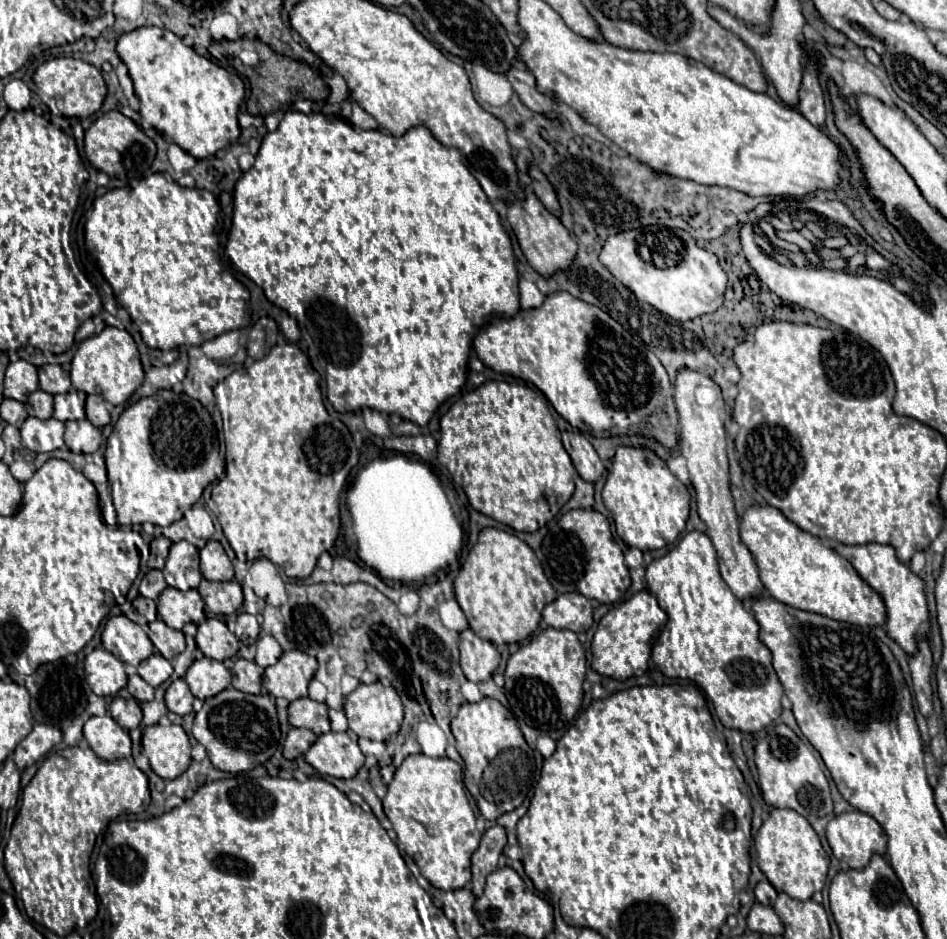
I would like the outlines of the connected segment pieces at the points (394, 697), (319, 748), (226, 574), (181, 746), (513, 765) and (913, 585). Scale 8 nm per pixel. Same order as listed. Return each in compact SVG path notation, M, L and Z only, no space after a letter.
M360 683L348 697L346 697L346 705L344 705L346 717L348 717L348 725L350 729L358 735L358 737L366 737L372 741L388 741L394 733L398 733L402 719L404 719L404 711L402 711L402 701L398 697L398 693L392 687L384 687L382 683L372 683L372 685L364 685Z
M324 733L304 753L304 759L318 771L336 779L352 779L364 765L364 755L348 733Z
M210 539L204 549L200 549L200 571L208 581L232 581L234 567L224 551L224 547Z
M152 725L142 731L142 749L150 761L152 771L162 779L180 777L192 757L190 739L180 725Z
M484 697L478 703L462 703L450 727L456 737L456 749L466 763L464 785L468 787L472 797L478 801L478 807L482 807L482 815L488 821L496 821L500 815L516 809L532 787L530 763L534 759L534 753L526 745L514 715L496 699Z
M866 543L866 545L838 545L834 549L844 559L856 567L858 575L876 591L882 595L886 607L888 607L888 619L886 619L886 633L906 651L916 651L916 639L926 637L930 623L928 623L928 607L926 607L926 595L924 595L924 581L908 569L906 563L898 561L892 545L880 545L880 543Z

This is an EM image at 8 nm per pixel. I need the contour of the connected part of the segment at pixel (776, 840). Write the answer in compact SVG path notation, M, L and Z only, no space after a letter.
M772 809L770 817L762 823L758 835L754 837L754 845L758 867L776 891L782 891L798 901L806 901L816 891L822 891L830 859L822 849L816 831L802 815L792 809Z

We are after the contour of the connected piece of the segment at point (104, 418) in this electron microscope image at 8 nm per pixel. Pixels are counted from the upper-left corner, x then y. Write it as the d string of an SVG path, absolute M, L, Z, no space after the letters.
M88 395L86 399L86 419L94 427L104 427L110 423L110 413L106 409L106 401L100 395Z

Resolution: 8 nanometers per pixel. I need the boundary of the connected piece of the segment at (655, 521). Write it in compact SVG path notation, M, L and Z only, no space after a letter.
M618 447L616 449L610 475L608 475L604 489L602 489L602 499L604 499L604 505L606 505L610 517L616 523L616 533L620 535L620 539L626 545L636 547L640 551L664 549L666 545L674 543L680 537L680 533L684 531L686 521L688 521L688 513L690 513L688 489L668 471L666 463L648 449L634 449L634 447Z

